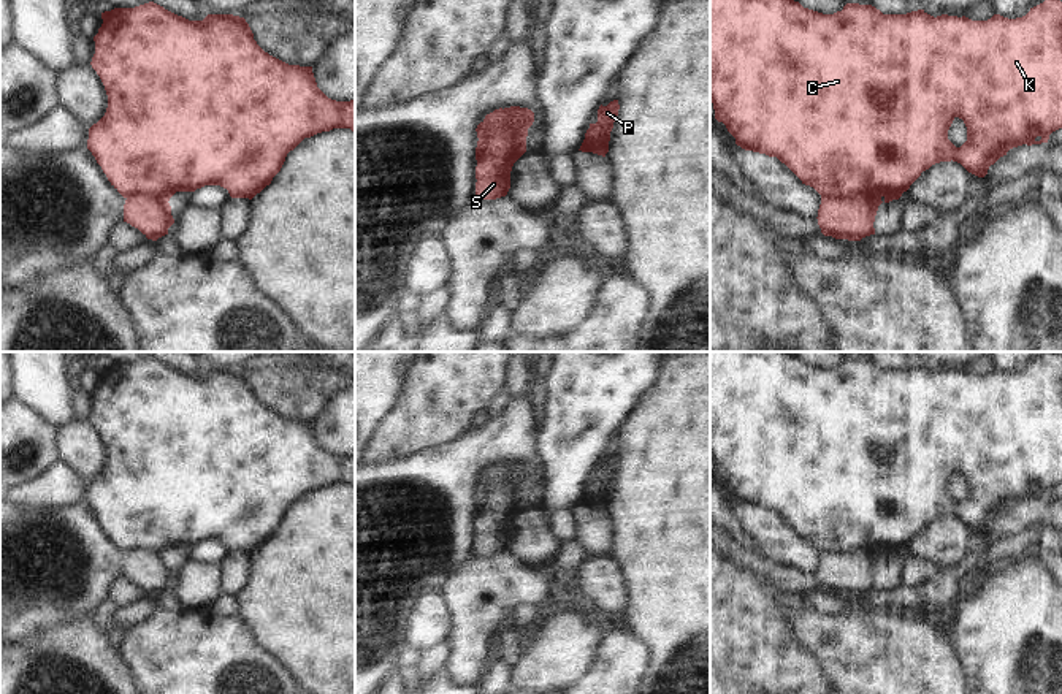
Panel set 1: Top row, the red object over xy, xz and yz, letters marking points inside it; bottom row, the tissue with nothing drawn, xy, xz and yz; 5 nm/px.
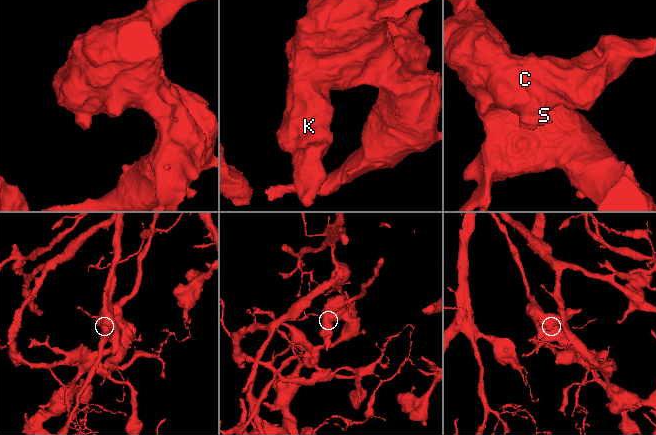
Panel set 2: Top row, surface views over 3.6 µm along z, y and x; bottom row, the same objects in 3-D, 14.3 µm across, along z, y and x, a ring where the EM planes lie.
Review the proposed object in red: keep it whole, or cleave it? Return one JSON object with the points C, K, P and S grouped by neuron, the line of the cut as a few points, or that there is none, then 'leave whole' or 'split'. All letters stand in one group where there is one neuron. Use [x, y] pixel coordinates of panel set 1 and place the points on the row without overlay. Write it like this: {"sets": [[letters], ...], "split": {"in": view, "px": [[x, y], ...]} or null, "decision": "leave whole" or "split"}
{"sets": [["C", "K", "P"], ["S"]], "split": {"in": "xz", "px": [[503, 465], [511, 496], [506, 515], [509, 530]]}, "decision": "split"}

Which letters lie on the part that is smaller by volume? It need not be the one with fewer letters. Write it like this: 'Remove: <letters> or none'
Remove: S

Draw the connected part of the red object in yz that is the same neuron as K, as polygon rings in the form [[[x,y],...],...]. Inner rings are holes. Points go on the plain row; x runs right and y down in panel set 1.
[[[710,352],[710,456],[715,474],[723,477],[745,505],[777,512],[805,540],[813,542],[821,553],[888,551],[900,550],[923,526],[940,517],[957,517],[968,528],[984,532],[991,520],[1013,502],[1048,498],[1049,490],[1062,483],[1062,357],[1048,353],[1016,374],[994,369],[988,376],[972,376],[965,371],[930,371],[924,364],[907,369],[883,369],[872,360],[846,358],[842,366],[823,369],[804,363],[793,352]],[[959,472],[967,482],[967,496],[956,502],[948,494],[953,475]]]

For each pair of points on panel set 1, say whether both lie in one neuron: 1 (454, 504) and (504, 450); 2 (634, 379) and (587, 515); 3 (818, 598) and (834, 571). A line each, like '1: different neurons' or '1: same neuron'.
1: same neuron
2: different neurons
3: different neurons

